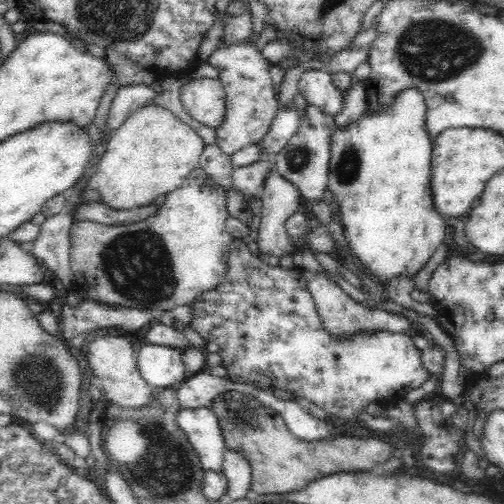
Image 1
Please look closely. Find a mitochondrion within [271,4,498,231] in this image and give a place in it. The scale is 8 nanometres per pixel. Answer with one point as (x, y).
(425, 50)

